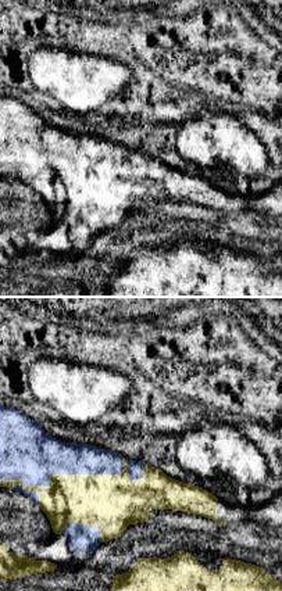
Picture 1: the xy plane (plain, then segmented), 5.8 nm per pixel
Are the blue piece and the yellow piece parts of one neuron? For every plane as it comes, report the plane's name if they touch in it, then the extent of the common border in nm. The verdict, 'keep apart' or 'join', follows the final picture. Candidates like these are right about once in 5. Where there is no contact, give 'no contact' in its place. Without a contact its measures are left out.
meets blue in xy; contact 750 nm long

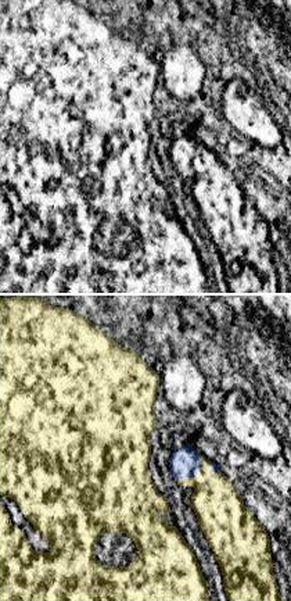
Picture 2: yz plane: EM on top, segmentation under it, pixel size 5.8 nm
meets blue in yz; contact 220 nm long

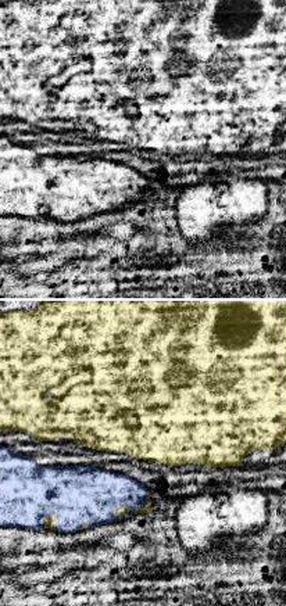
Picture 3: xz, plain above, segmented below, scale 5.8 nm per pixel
meets blue in xz; contact 110 nm long

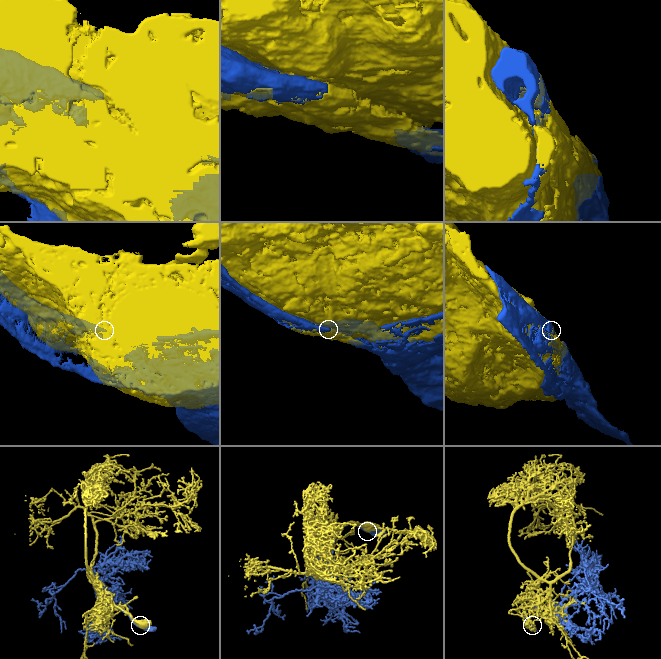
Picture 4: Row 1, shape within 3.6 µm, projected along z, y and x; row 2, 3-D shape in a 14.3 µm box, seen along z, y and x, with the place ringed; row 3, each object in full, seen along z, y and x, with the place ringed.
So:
keep apart

